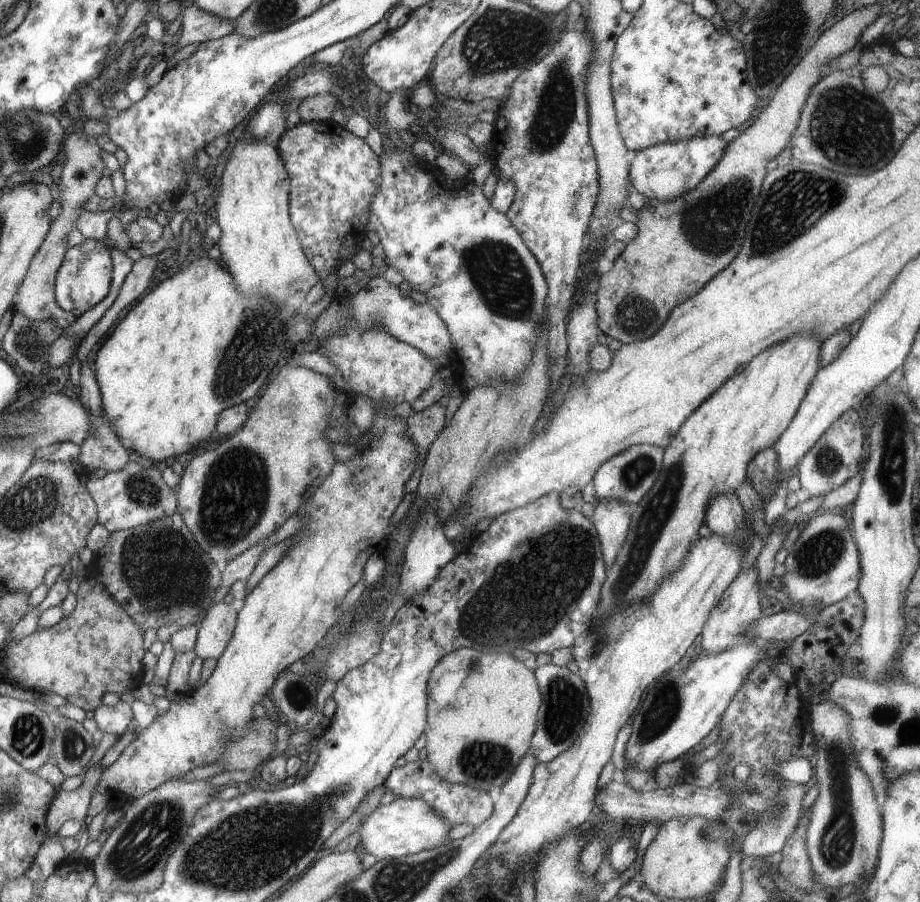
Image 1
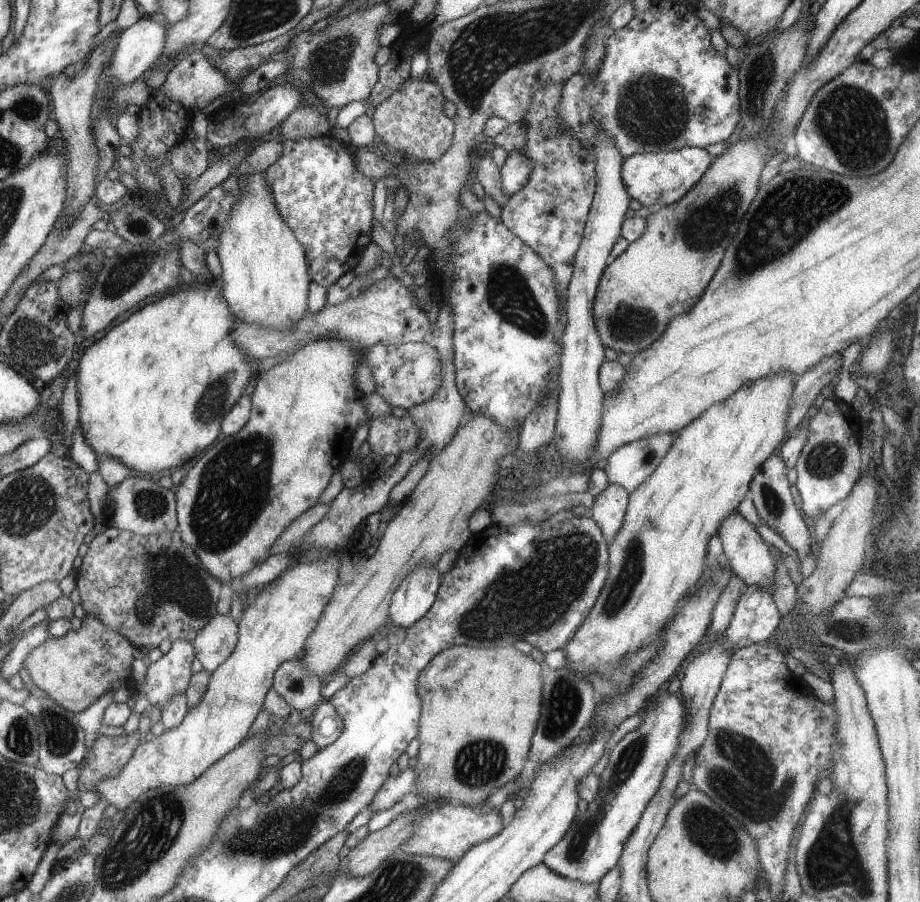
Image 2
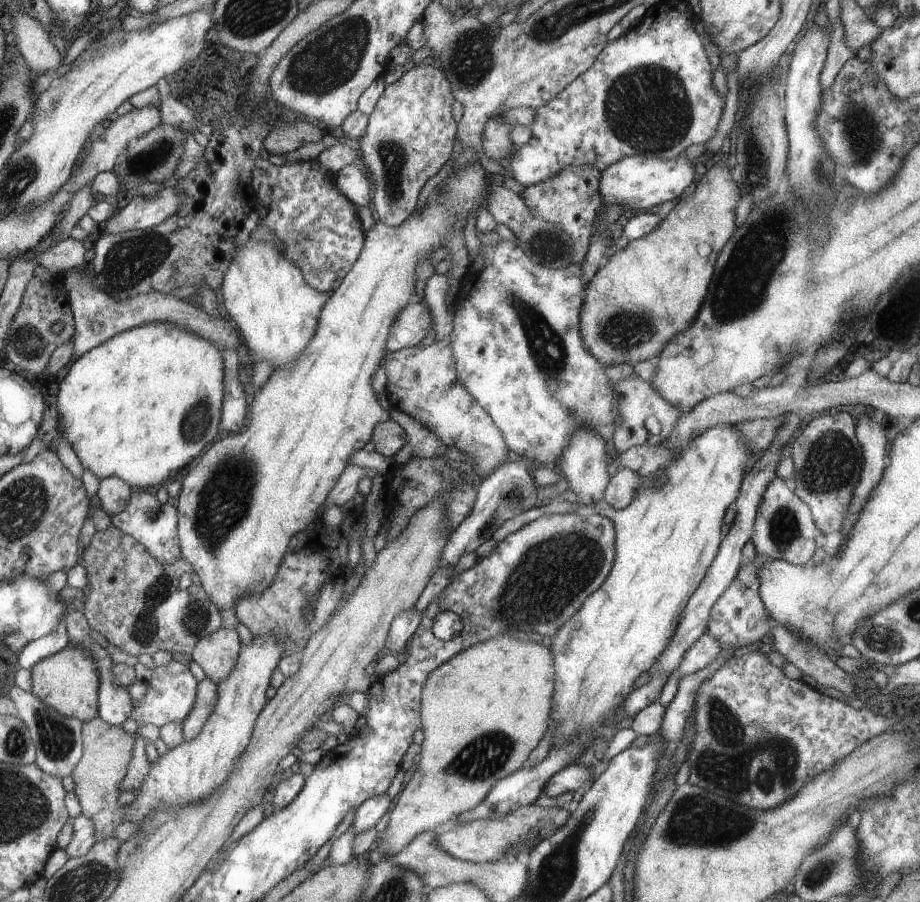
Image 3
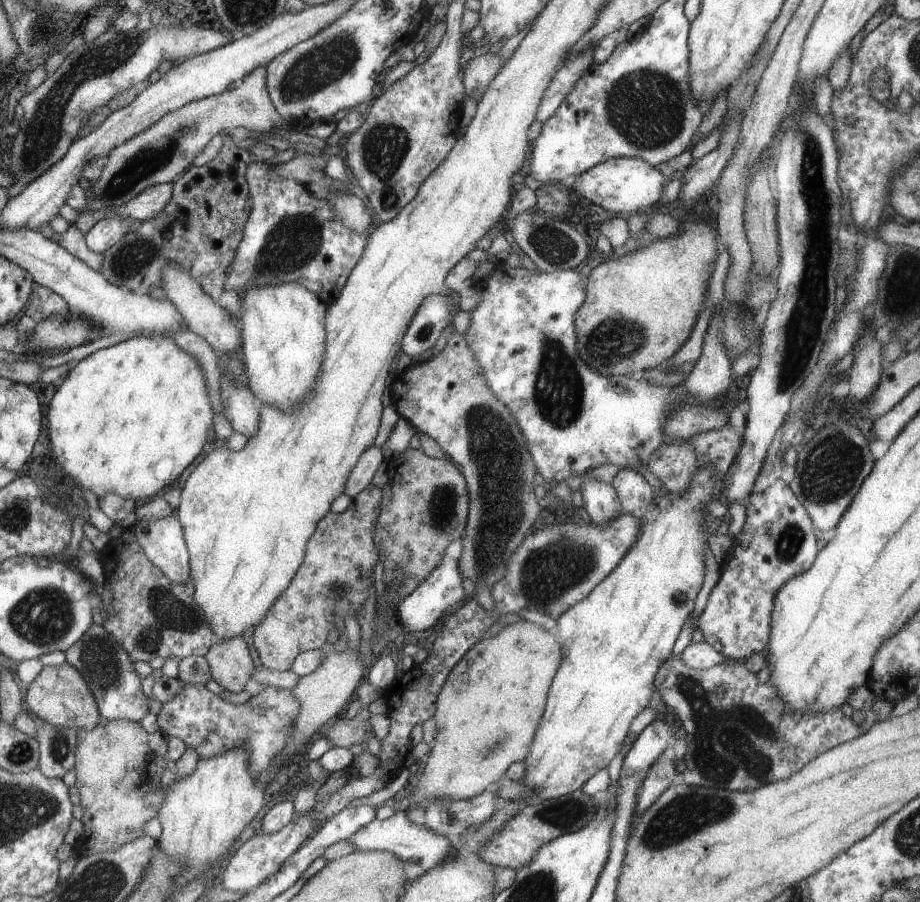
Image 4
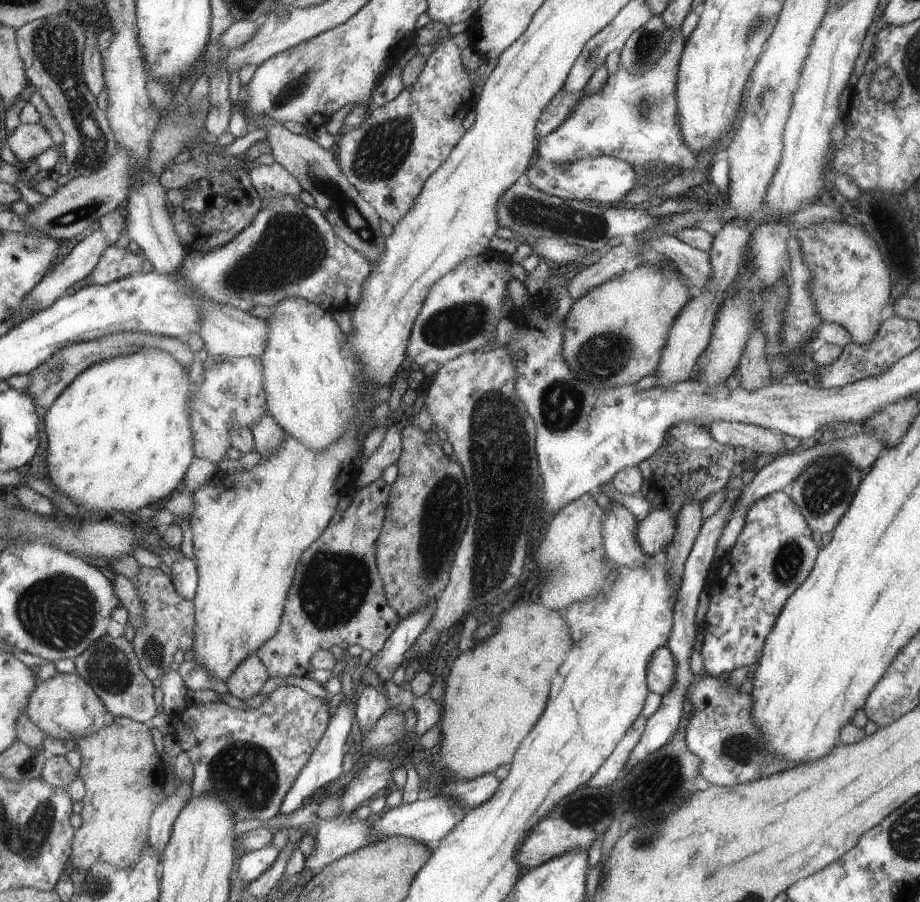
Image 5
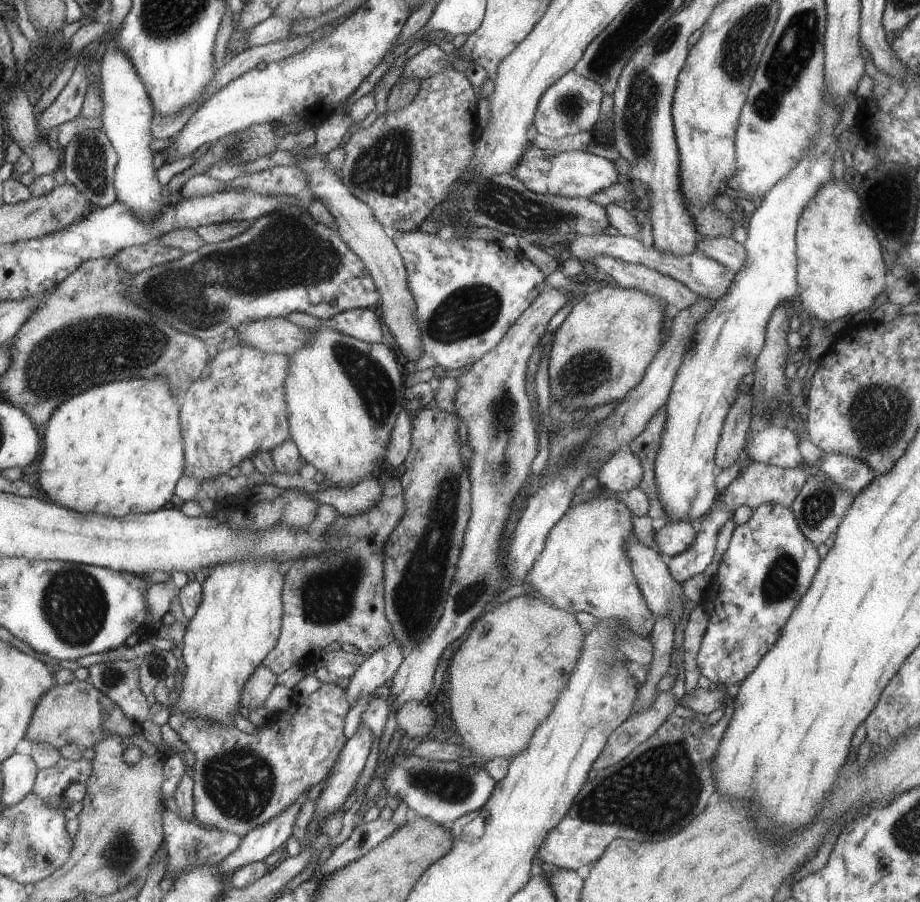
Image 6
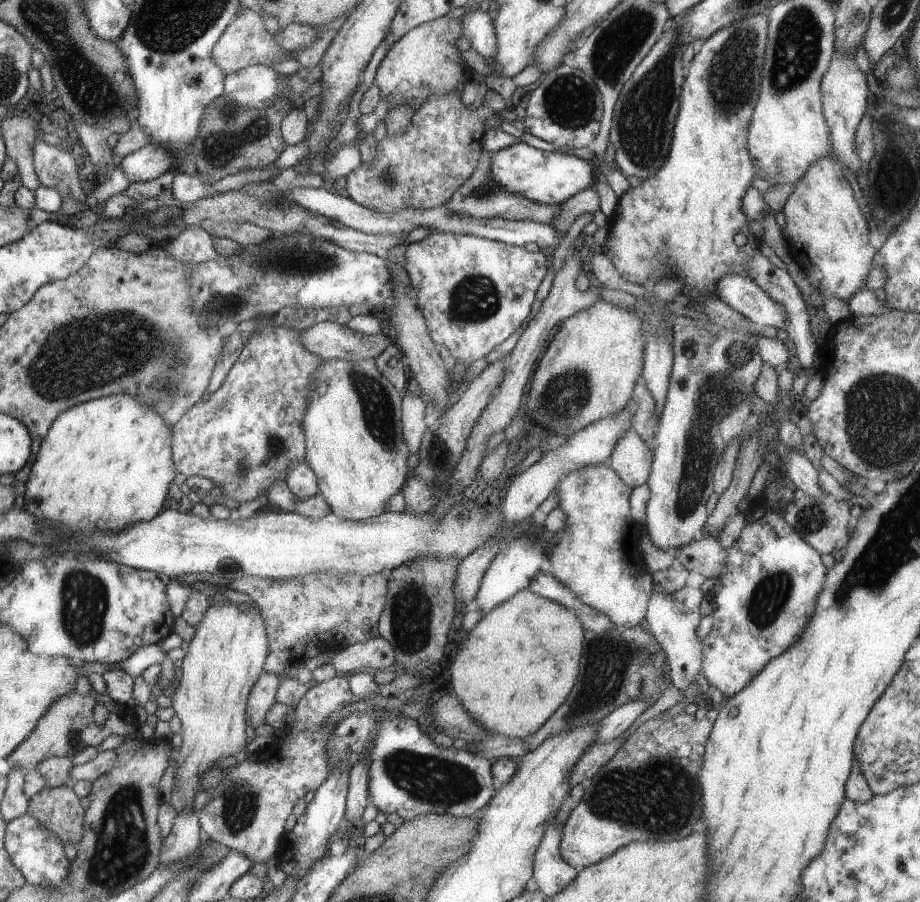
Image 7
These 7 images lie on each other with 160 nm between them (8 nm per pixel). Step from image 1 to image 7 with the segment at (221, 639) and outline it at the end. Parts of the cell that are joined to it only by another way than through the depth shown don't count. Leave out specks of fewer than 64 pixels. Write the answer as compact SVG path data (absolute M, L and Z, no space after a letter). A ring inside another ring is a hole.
M265 672L256 681L251 690L249 705L247 708L247 721L252 728L258 728L260 724L267 722L266 717L272 705L276 703L276 690L283 680L283 677L274 673Z

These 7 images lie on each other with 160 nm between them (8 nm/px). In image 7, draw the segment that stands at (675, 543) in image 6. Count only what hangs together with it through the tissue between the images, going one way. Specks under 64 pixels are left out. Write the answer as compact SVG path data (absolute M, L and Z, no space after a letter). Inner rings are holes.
M704 533L676 551L676 563L704 578L720 578L727 556L727 549L718 539Z

